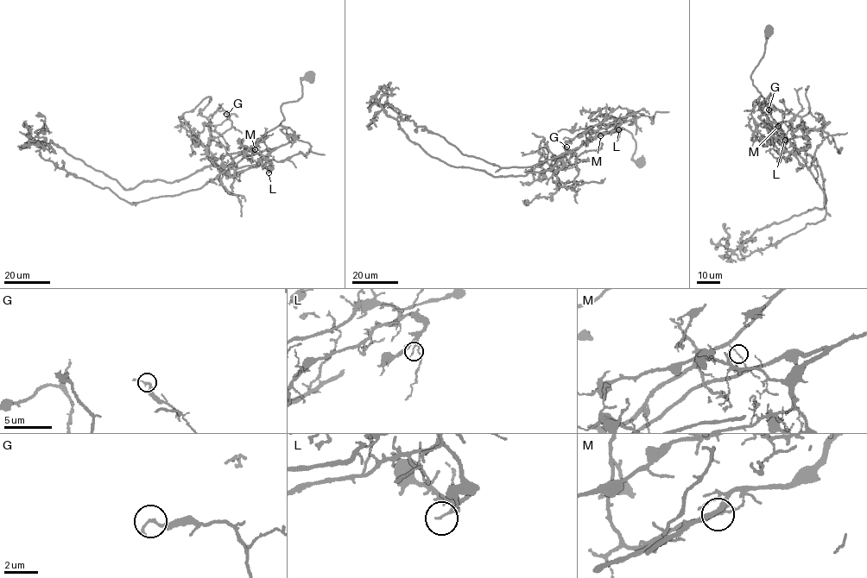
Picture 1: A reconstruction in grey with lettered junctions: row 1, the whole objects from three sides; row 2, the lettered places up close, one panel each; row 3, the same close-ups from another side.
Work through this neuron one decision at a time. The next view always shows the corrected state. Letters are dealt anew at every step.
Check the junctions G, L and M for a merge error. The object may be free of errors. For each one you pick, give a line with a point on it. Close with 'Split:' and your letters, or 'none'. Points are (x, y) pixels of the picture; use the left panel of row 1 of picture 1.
M: at (255, 149)
Split: M

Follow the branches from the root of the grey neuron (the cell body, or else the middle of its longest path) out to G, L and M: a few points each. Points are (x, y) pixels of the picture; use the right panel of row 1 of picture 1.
G: (768, 30), (750, 78), (793, 145), (808, 147), (801, 117), (790, 120), (791, 129), (780, 109), (768, 109)
L: (768, 30), (763, 57), (750, 78), (779, 127), (773, 122), (766, 122), (772, 135), (785, 140)
M: (768, 30), (763, 57), (750, 78), (778, 126)

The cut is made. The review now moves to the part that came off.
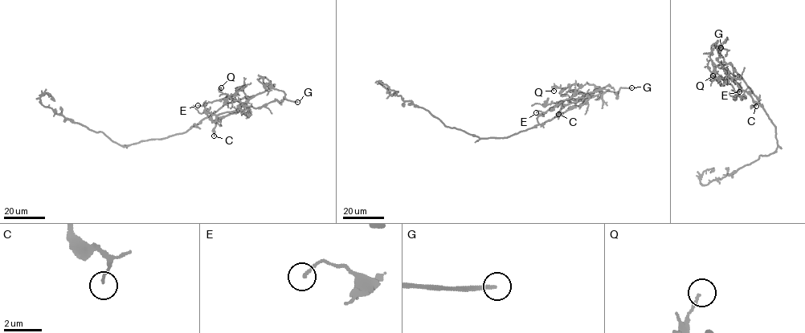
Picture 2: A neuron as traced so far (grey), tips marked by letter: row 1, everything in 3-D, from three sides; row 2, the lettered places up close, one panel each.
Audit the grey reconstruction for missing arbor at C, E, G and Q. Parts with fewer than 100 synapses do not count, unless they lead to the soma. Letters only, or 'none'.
G

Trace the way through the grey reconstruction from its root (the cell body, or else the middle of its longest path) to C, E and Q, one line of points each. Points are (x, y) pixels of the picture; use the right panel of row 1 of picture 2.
C: (774, 125), (741, 76), (731, 64), (724, 62), (730, 78), (749, 93), (756, 106)
E: (774, 125), (741, 76), (731, 64), (724, 62), (729, 71), (726, 75), (738, 84), (739, 91)
Q: (774, 125), (731, 64), (725, 62), (720, 68), (713, 63), (713, 75)

